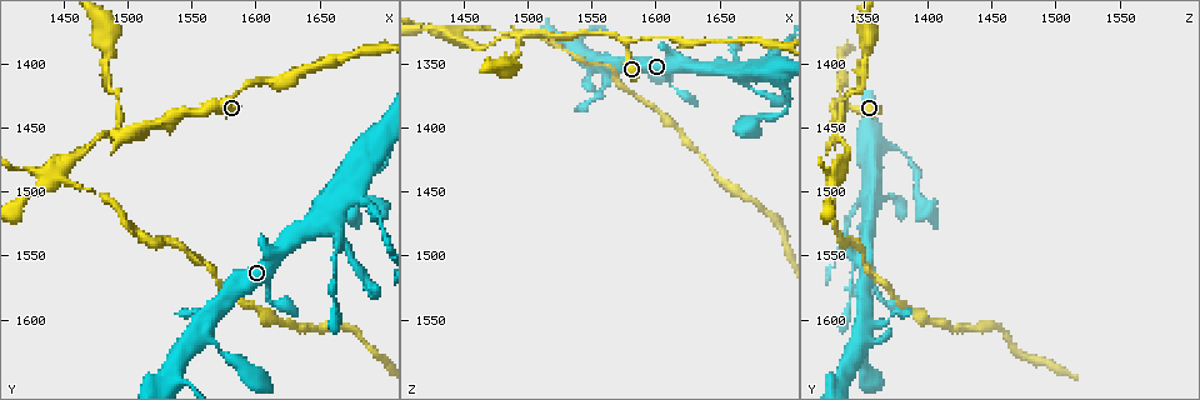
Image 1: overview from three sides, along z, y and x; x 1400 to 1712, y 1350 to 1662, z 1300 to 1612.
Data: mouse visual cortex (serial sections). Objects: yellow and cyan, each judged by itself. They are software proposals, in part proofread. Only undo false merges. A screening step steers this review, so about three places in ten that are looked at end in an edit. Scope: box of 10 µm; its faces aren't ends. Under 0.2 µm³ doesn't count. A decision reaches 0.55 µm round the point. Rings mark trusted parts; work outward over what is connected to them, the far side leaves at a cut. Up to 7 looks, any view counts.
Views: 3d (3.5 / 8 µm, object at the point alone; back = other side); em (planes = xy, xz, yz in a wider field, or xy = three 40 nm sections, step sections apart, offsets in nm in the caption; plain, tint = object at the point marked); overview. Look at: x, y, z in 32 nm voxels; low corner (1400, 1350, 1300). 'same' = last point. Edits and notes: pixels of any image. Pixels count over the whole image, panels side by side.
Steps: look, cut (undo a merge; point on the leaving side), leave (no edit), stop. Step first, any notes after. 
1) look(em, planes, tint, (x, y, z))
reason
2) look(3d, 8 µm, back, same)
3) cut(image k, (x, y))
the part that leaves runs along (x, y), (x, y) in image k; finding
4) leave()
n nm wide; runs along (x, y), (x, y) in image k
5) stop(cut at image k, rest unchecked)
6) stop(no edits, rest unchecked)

look(3d, 3.5 µm, (1496, 1454, 1328))

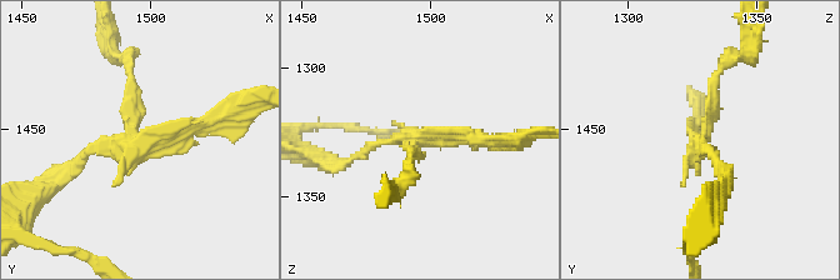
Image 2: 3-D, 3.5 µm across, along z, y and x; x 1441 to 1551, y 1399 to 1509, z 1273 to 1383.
look(em, xy, step 2, tint, (1495, 1456, 1326))
need the tissue

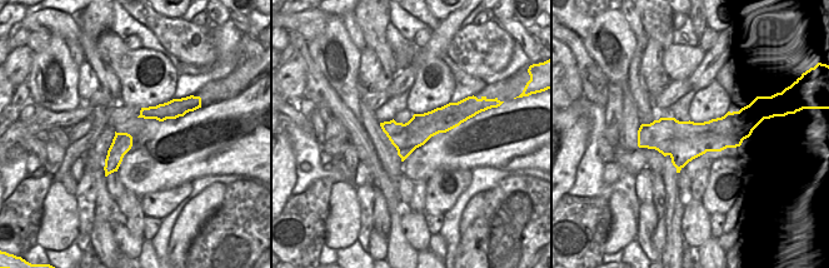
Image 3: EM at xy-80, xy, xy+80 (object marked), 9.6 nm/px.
cut(image 2, (714, 80))
the part that leaves runs along (709, 125), (713, 79), (754, 33) in image 2; a second cell is stuck on

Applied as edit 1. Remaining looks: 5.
look(overview)

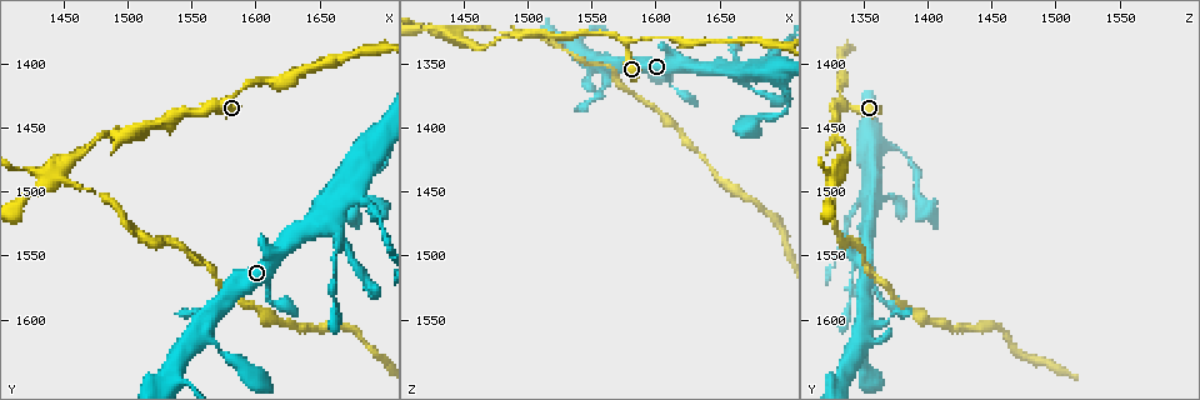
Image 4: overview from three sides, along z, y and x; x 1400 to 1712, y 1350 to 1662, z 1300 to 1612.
look(3d, 3.5 µm, (1442, 1490, 1328))
four or more arms meet

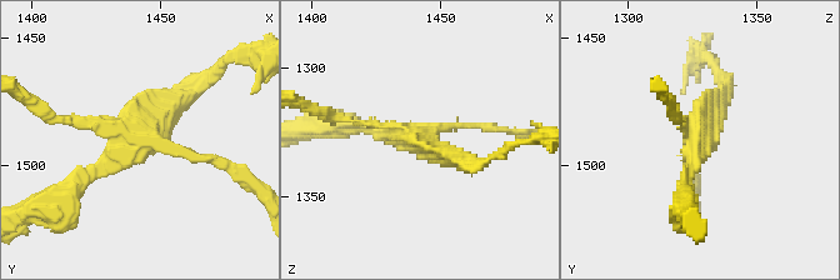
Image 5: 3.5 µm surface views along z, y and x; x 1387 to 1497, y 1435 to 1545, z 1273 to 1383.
look(em, xy, step 3, tint, (1444, 1489, 1327))
4 arms; arms of 100, 100, 150, 200 nm; shape alone is not enough

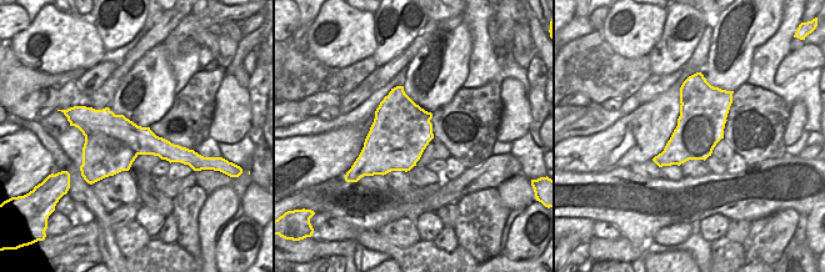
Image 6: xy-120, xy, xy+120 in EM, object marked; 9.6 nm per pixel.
cut(image 5, (189, 155))
550 nm wide; the part that leaves runs along (160, 121), (145, 136), (230, 168) in image 5; two cells meet here

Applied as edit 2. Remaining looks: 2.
stop(cut at image 2, cut at image 5, rest unchecked)

